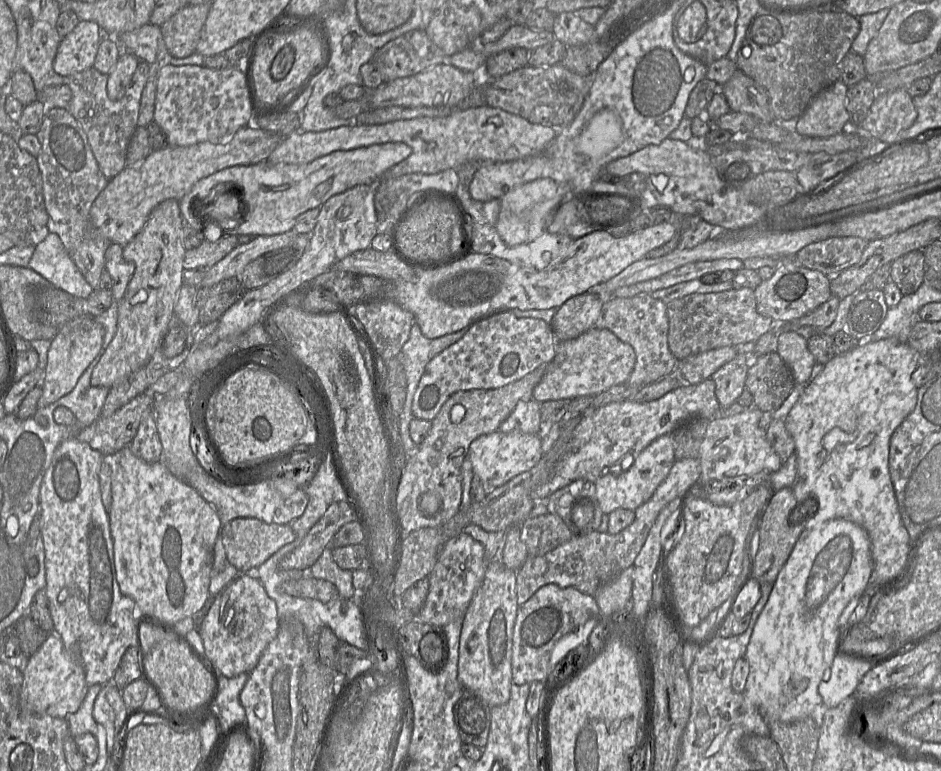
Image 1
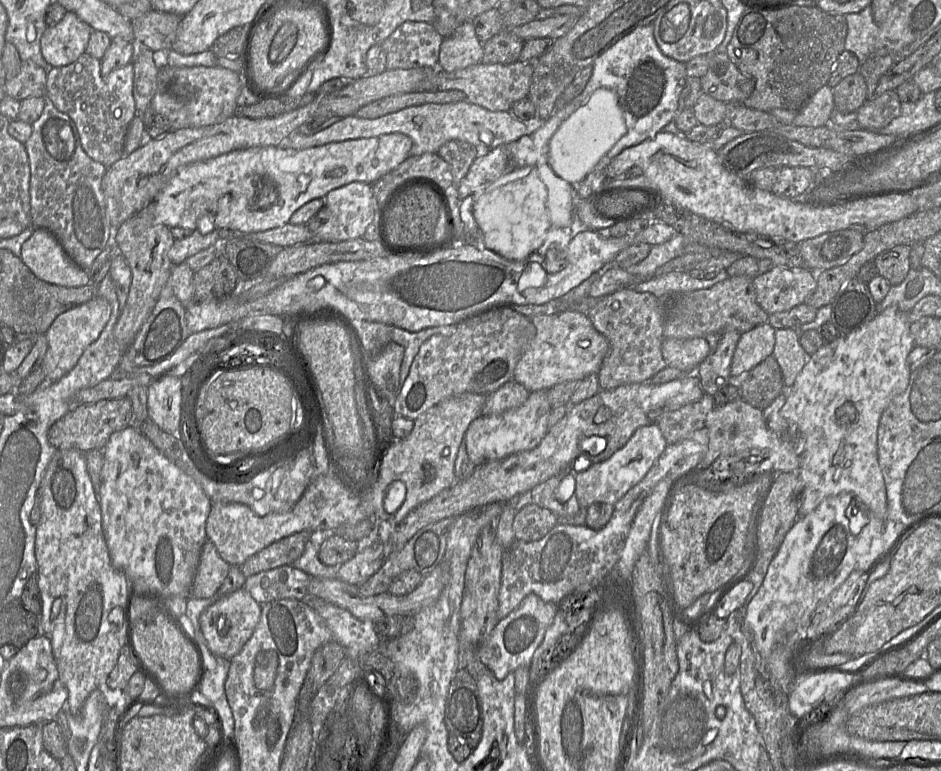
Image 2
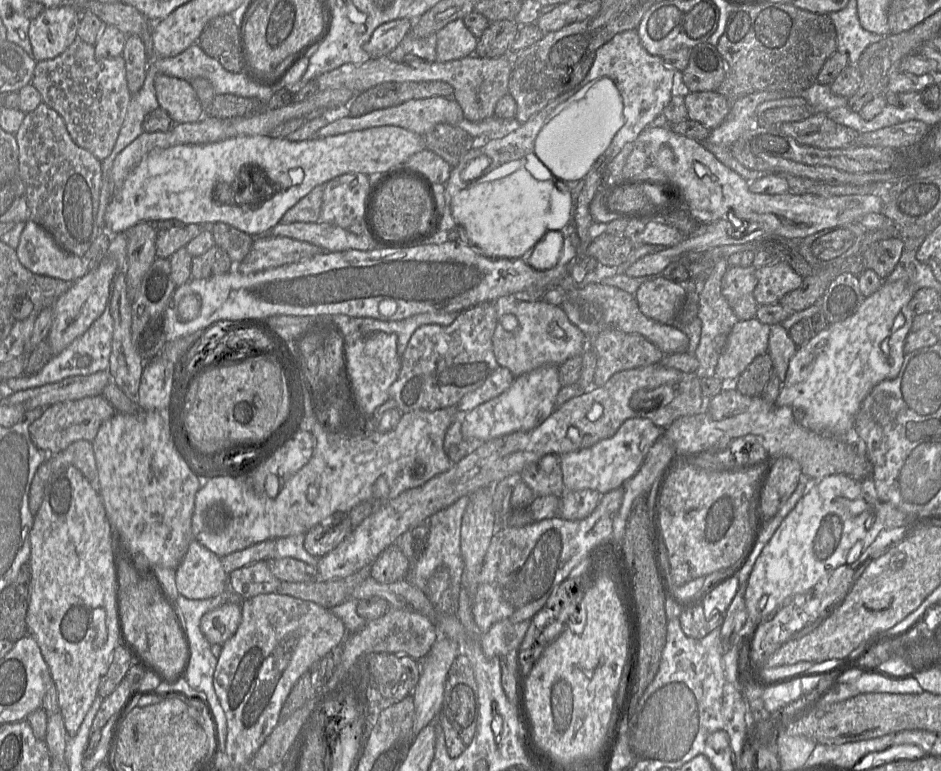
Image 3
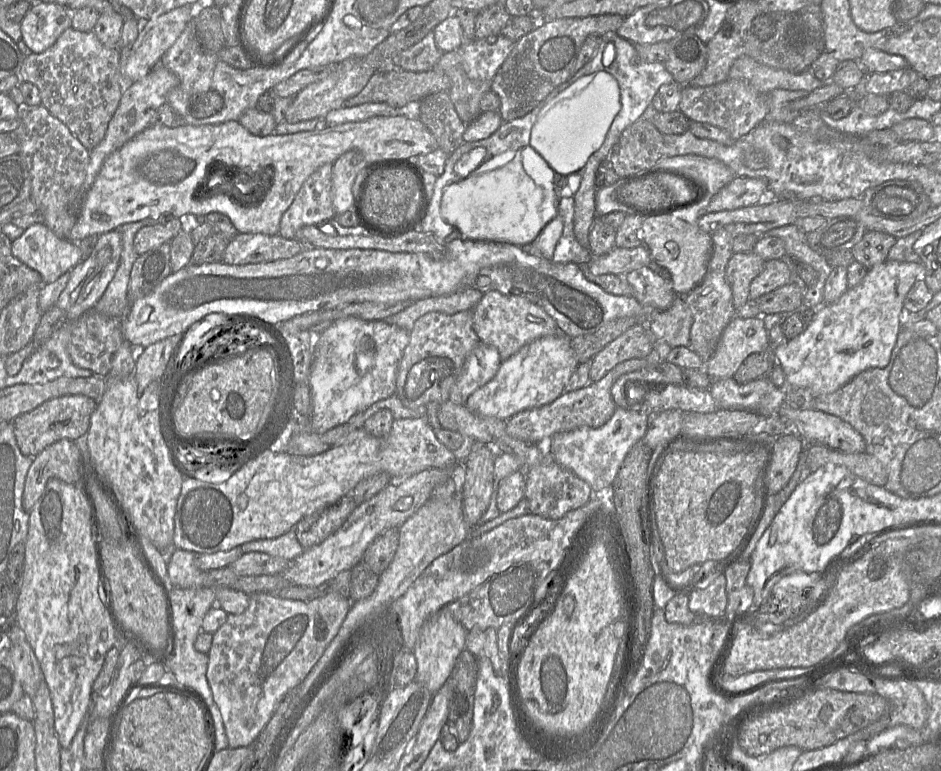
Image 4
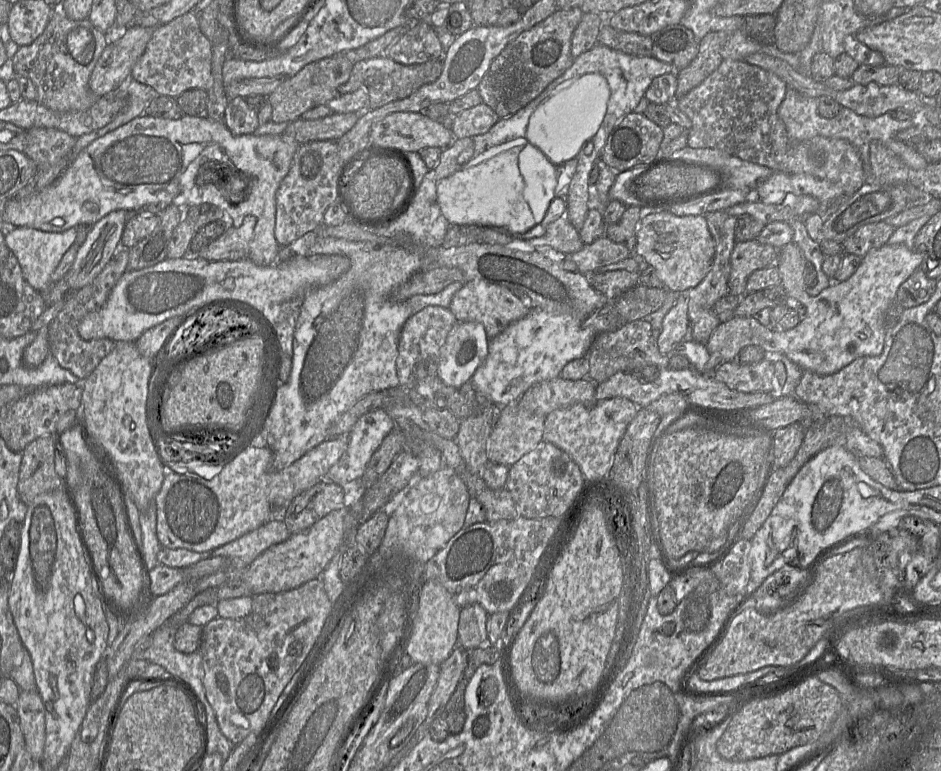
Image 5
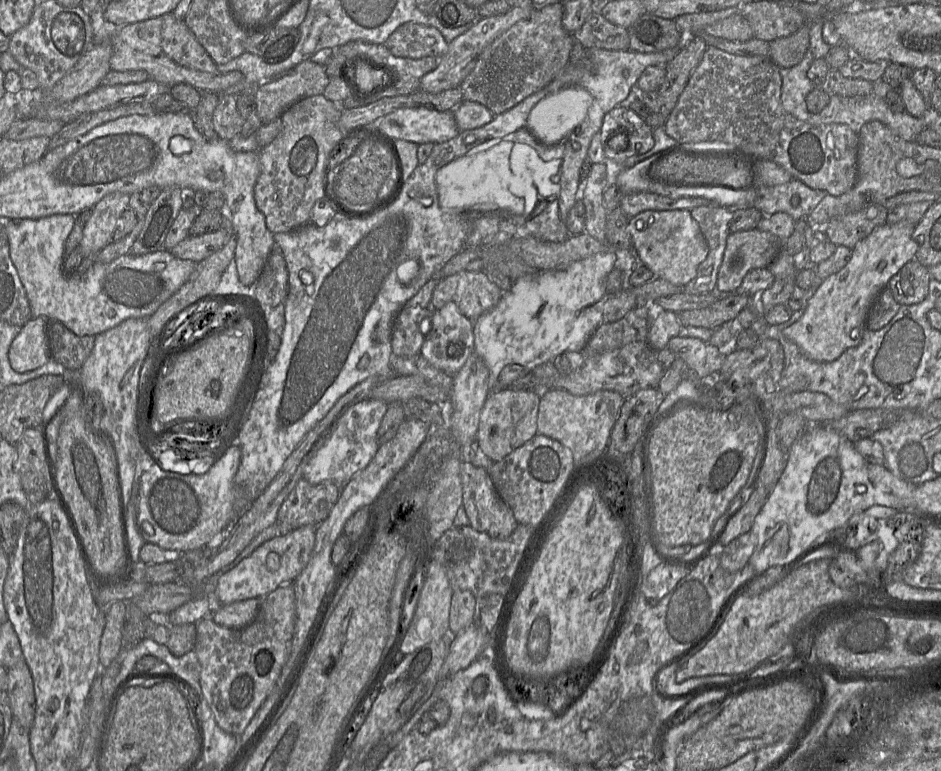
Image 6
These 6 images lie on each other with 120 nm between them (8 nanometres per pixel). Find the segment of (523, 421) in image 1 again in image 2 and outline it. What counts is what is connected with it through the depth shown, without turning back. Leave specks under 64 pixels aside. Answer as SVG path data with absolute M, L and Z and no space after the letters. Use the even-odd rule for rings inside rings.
M515 380L503 384L487 395L482 414L498 415L521 406L528 398L529 391Z

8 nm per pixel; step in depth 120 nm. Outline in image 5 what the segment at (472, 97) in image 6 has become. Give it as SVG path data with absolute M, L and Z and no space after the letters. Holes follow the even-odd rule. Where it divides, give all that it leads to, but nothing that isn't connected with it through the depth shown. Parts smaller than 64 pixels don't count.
M579 7L557 9L543 21L529 30L523 31L510 41L493 59L477 87L483 103L492 108L500 118L509 117L534 100L553 80L561 76L573 63L571 39L573 32L581 21L583 11Z

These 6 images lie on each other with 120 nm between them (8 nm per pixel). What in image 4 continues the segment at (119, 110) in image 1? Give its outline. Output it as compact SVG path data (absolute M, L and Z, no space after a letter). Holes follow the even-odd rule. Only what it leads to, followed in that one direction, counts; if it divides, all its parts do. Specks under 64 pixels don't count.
M73 27L66 29L57 41L52 45L49 49L42 53L32 53L25 57L24 62L20 68L19 75L22 81L27 81L34 84L40 93L41 105L44 106L54 117L60 120L67 128L71 131L71 133L81 142L81 144L87 148L89 151L96 147L105 137L108 124L114 115L119 102L121 100L122 94L124 91L129 88L133 83L124 78L120 71L120 49L118 48L109 48L102 44L95 33L93 31L89 32L81 32L75 30Z

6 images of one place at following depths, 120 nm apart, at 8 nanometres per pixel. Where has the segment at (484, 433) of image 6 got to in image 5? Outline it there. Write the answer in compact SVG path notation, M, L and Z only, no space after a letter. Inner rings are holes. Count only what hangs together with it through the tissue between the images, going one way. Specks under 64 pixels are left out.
M518 402L498 412L486 452L488 461L510 467L543 440L545 418L520 408Z

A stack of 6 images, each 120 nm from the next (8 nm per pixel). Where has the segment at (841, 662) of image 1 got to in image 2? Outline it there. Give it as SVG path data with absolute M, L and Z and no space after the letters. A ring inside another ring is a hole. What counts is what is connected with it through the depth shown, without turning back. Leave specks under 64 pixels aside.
M813 670L808 676L797 679L788 693L788 707L790 712L798 719L803 719L824 701L837 698L844 699L848 689L858 681L861 673L851 670Z

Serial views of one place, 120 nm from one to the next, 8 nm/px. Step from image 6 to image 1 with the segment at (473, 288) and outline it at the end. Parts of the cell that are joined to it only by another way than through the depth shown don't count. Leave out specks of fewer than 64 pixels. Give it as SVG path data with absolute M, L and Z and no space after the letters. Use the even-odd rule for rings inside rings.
M594 326L575 339L556 338L554 358L545 366L544 375L535 386L532 398L541 404L549 400L596 396L612 386L625 384L635 362L636 355L633 348L607 329Z

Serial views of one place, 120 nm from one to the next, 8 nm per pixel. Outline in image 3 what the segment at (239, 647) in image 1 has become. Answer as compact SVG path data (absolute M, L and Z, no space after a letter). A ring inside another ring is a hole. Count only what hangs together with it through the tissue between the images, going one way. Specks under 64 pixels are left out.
M225 603L201 618L201 630L210 644L223 645L237 631L242 620L241 603Z

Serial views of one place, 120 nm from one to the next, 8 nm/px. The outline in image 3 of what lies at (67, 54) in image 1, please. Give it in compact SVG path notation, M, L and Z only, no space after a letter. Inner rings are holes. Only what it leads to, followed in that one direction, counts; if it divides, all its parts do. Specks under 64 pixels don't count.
M67 6L46 7L30 21L28 37L34 59L53 59L62 54L78 37L80 11Z

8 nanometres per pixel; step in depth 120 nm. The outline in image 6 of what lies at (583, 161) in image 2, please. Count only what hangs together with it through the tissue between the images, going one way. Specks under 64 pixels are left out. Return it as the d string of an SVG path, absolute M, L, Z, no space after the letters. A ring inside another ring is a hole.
M584 88L562 89L532 109L527 128L542 144L559 144L584 121L592 102L592 95Z

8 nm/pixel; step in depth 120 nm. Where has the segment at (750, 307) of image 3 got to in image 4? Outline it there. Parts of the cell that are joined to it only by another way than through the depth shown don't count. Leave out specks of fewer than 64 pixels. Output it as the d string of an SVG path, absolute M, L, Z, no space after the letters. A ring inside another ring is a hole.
M733 253L726 268L726 278L732 291L735 308L750 299L750 284L763 270L765 260L756 253Z

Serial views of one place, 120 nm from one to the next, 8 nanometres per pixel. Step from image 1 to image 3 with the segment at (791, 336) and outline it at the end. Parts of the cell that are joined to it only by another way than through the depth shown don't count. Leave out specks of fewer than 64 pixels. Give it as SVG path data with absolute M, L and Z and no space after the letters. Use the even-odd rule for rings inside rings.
M781 324L771 325L768 353L773 360L773 366L781 382L785 383L789 363L797 352L797 345L792 340L788 330Z

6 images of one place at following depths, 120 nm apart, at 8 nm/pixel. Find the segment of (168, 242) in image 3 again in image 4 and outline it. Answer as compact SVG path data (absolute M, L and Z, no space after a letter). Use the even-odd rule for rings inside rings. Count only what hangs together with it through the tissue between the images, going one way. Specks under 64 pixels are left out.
M169 216L165 223L143 226L134 238L134 249L137 256L164 243L171 242L183 229L181 220L173 216Z

